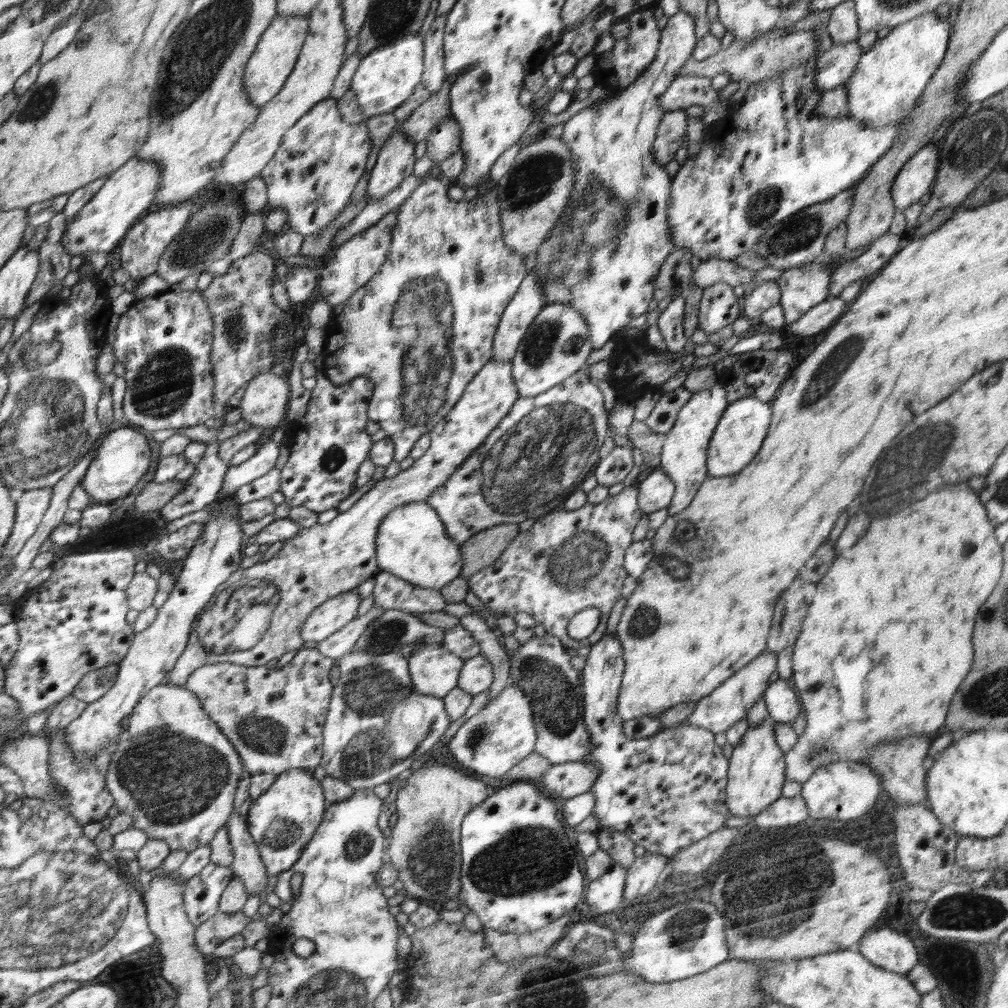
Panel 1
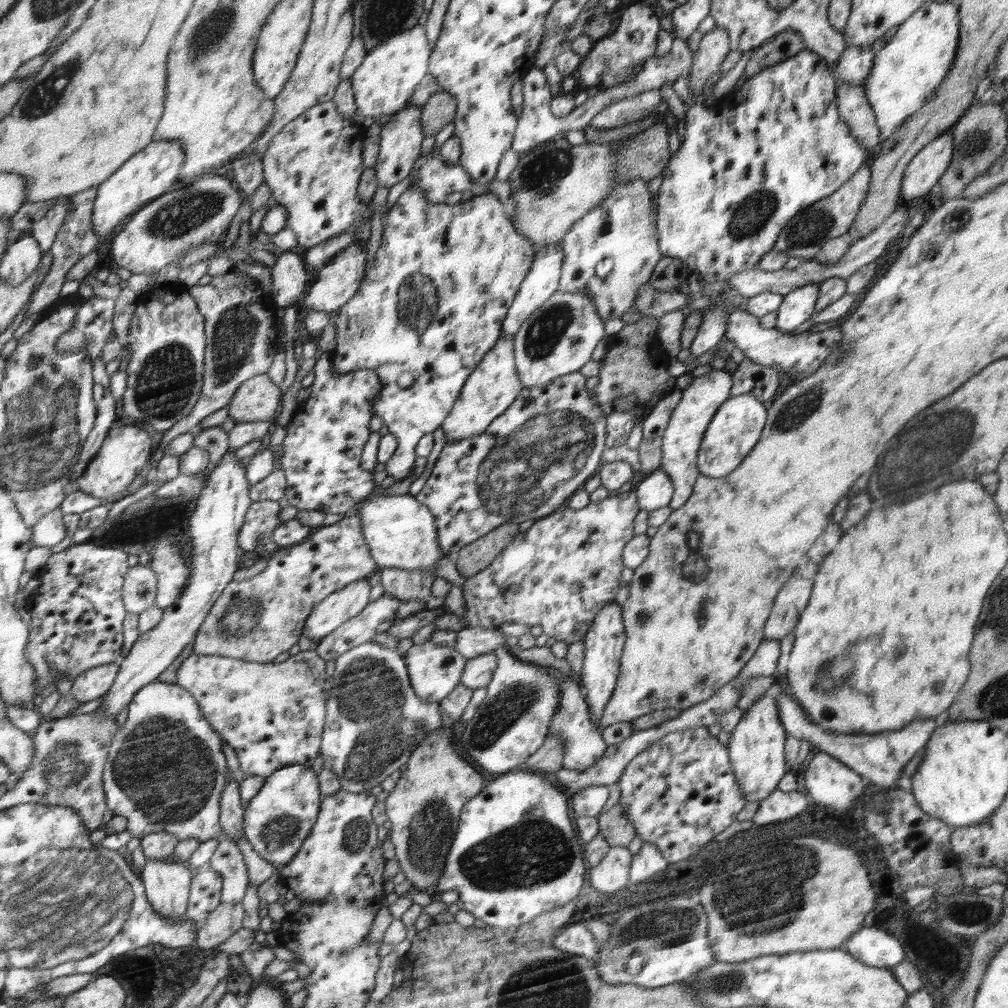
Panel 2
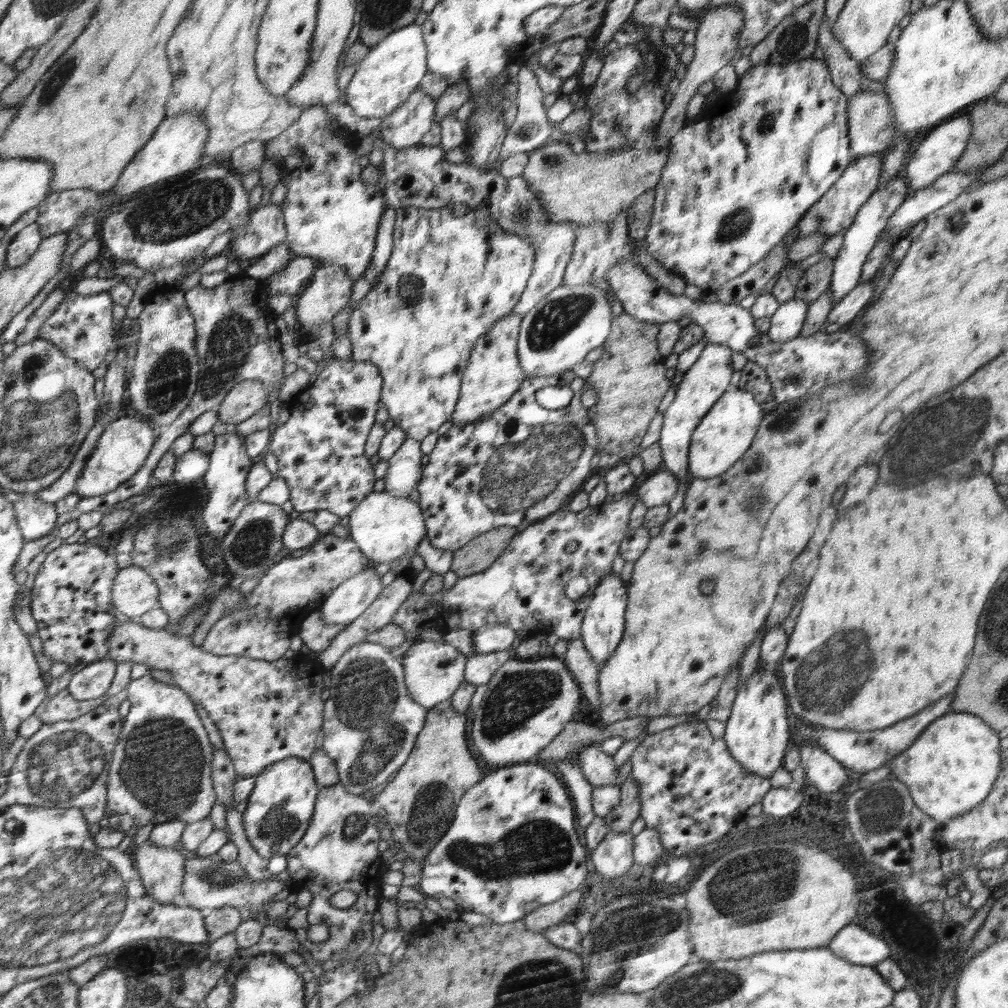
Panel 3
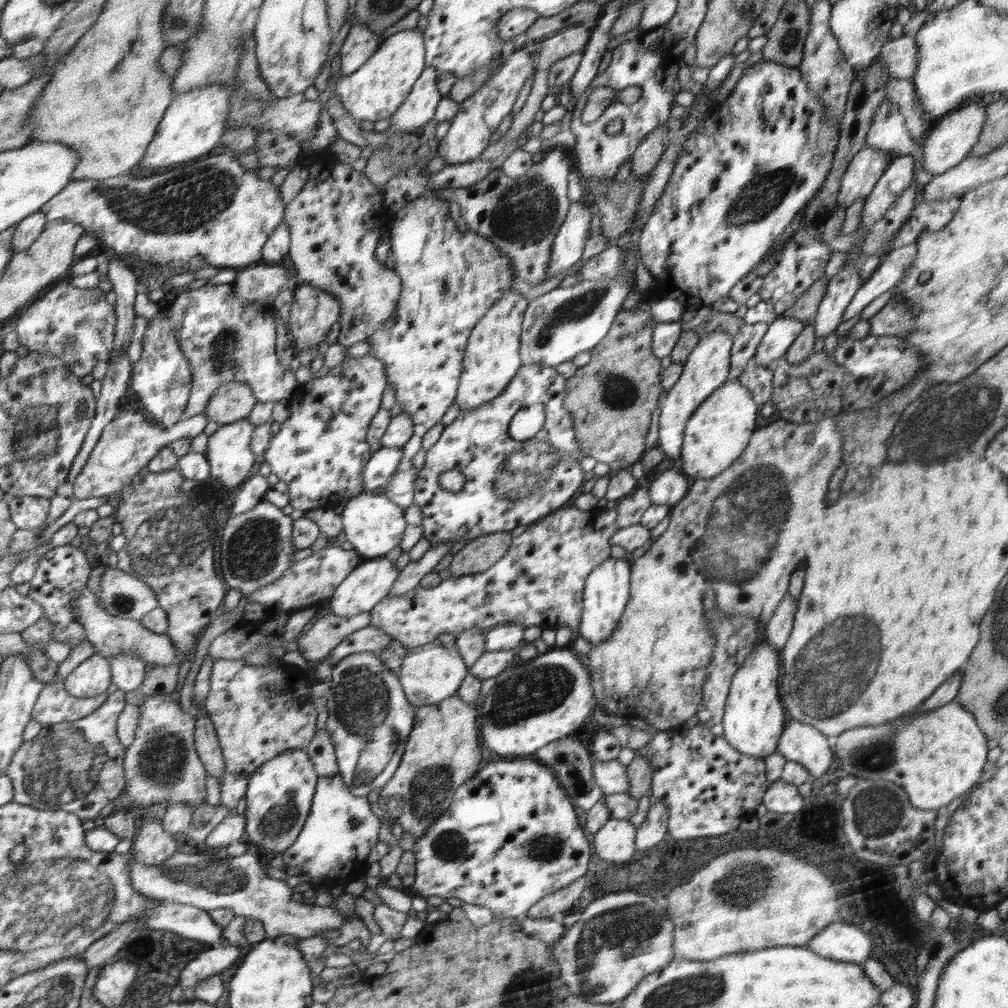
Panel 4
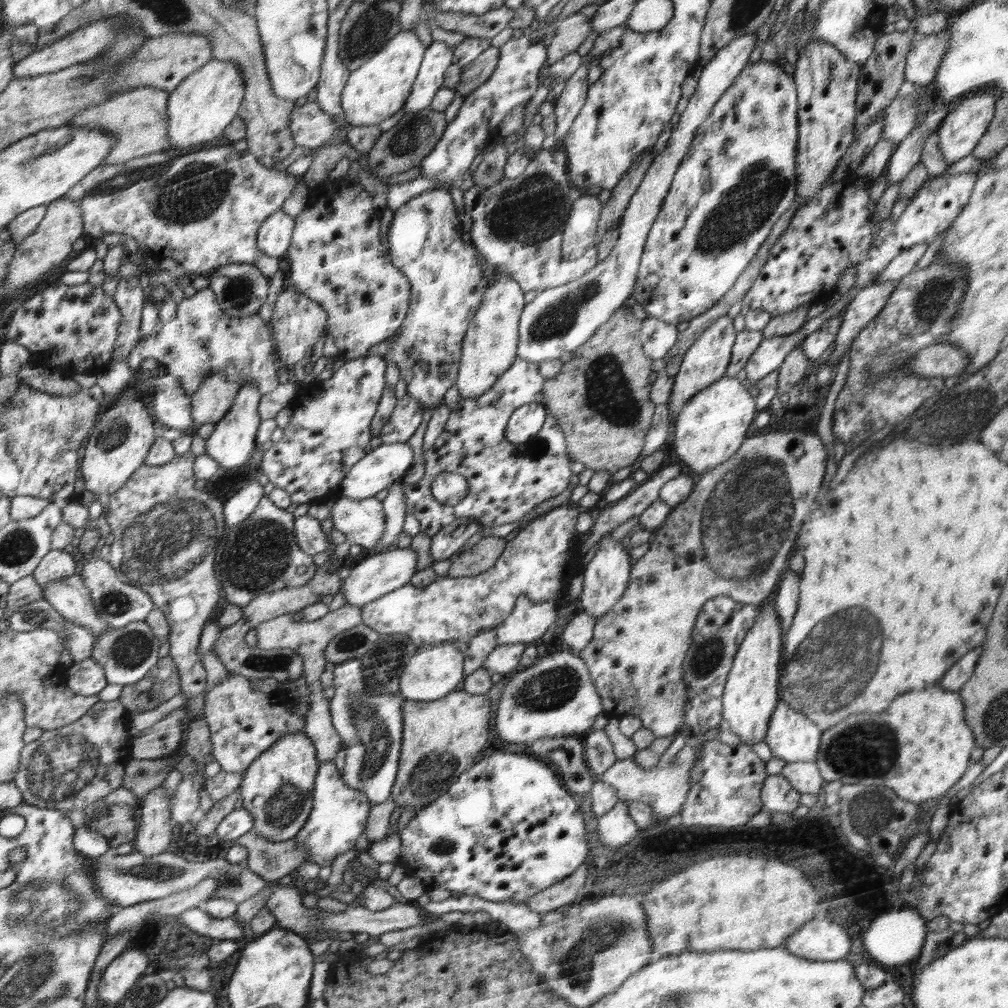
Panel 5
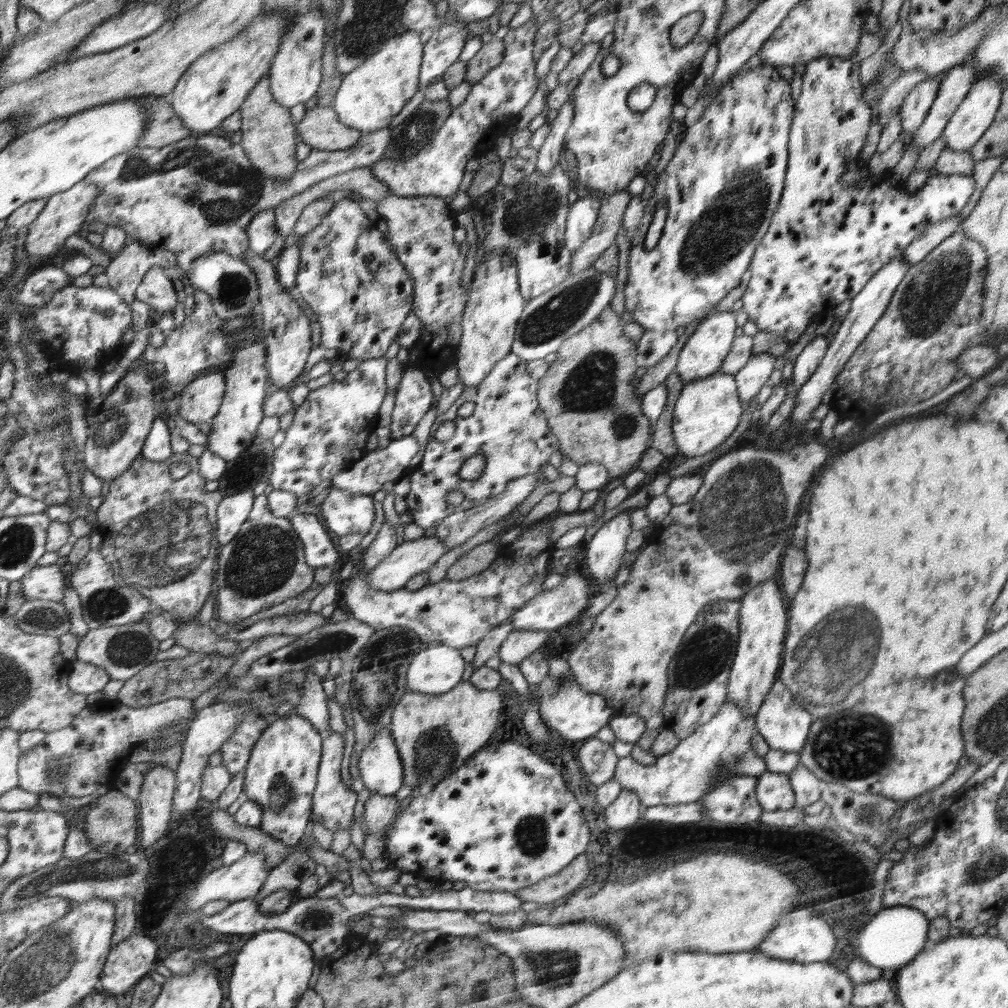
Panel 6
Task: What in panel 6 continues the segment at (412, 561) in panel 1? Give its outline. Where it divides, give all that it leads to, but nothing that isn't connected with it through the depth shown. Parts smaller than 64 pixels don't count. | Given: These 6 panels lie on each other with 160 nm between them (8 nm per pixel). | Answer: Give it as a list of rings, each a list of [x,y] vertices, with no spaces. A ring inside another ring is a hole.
[[[331,485],[320,508],[321,517],[331,535],[340,537],[354,532],[368,532],[374,524],[374,502],[371,495],[354,494]]]

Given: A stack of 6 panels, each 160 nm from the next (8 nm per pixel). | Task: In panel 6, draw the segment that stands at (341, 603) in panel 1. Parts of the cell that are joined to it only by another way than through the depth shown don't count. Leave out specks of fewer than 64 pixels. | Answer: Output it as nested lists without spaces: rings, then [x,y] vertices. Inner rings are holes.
[[[436,536],[418,538],[404,542],[371,572],[367,582],[374,590],[393,591],[402,589],[420,572],[428,571],[440,561],[448,550],[444,542]]]

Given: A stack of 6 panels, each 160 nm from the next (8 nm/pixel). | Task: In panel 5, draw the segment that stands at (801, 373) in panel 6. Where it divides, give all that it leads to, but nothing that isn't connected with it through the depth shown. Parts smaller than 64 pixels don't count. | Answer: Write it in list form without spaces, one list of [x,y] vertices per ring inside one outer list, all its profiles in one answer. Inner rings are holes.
[[[841,310],[838,315],[829,318],[824,322],[823,326],[820,326],[819,330],[816,330],[815,333],[808,336],[800,345],[801,349],[804,350],[804,353],[807,355],[809,366],[832,346],[838,330],[840,330],[843,314],[844,310]]]

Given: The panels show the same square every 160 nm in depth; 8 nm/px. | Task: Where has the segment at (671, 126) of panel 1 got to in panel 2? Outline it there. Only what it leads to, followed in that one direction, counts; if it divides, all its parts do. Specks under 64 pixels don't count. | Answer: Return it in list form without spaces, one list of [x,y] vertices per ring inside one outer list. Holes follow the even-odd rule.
[[[658,120],[648,130],[627,141],[573,146],[566,139],[558,137],[539,144],[520,155],[517,167],[508,178],[508,182],[511,183],[512,202],[515,202],[515,214],[512,214],[511,220],[516,230],[533,242],[536,252],[541,247],[538,244],[561,242],[570,232],[572,225],[606,201],[614,186],[635,178],[643,178],[645,182],[649,182],[664,172],[670,160],[668,128],[662,120]]]

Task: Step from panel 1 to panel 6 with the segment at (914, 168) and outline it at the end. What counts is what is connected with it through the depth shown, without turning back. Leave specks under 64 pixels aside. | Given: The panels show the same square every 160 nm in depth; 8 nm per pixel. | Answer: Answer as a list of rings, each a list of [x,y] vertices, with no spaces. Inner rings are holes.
[[[988,77],[976,81],[972,85],[941,134],[946,147],[955,151],[968,151],[981,140],[986,130],[991,127],[992,122],[995,122],[999,106],[1002,104],[1003,90],[999,84],[999,78]]]

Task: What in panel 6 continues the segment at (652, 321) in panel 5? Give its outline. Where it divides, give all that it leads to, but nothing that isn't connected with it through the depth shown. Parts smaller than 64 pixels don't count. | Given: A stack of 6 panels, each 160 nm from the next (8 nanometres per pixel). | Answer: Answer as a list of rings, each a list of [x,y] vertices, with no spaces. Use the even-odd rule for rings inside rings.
[[[644,330],[637,348],[637,363],[642,368],[650,368],[666,358],[672,347],[677,343],[675,331],[665,331],[663,334],[656,334],[654,331]]]

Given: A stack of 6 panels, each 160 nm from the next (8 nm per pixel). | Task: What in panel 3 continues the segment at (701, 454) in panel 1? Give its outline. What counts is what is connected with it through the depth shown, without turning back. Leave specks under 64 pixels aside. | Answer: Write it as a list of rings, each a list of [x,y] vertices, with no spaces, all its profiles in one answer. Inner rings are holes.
[[[704,345],[703,351],[696,362],[681,376],[678,377],[678,385],[674,400],[663,413],[663,425],[660,431],[660,448],[666,471],[670,471],[679,480],[679,487],[674,498],[667,504],[669,506],[668,518],[672,518],[682,508],[688,487],[688,453],[690,439],[693,430],[712,405],[726,392],[732,368],[730,368],[730,354],[732,350],[726,345]]]

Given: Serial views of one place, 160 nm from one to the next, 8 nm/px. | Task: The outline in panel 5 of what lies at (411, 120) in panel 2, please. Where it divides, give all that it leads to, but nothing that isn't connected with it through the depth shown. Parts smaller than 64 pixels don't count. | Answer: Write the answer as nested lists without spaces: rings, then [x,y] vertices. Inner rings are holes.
[[[432,41],[428,45],[427,56],[416,78],[415,89],[411,91],[411,97],[404,105],[404,114],[416,114],[431,106],[436,94],[443,89],[444,74],[453,62],[452,52],[443,41]]]

